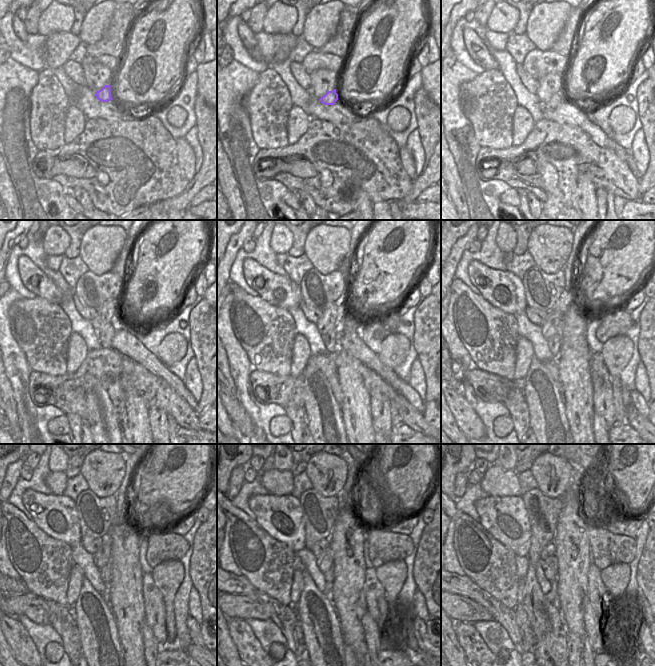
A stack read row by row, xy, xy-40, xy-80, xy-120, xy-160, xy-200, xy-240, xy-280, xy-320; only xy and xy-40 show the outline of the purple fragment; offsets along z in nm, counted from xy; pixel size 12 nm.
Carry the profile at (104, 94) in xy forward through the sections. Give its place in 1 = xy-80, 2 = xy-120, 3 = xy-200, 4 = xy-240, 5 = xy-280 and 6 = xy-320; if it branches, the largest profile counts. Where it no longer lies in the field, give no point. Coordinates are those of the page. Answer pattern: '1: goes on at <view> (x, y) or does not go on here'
1: goes on at xy-80 (558, 98)
2: goes on at xy-120 (106, 334)
3: goes on at xy-200 (554, 342)
4: goes on at xy-240 (105, 573)
5: goes on at xy-280 (329, 575)
6: goes on at xy-320 (550, 596)

